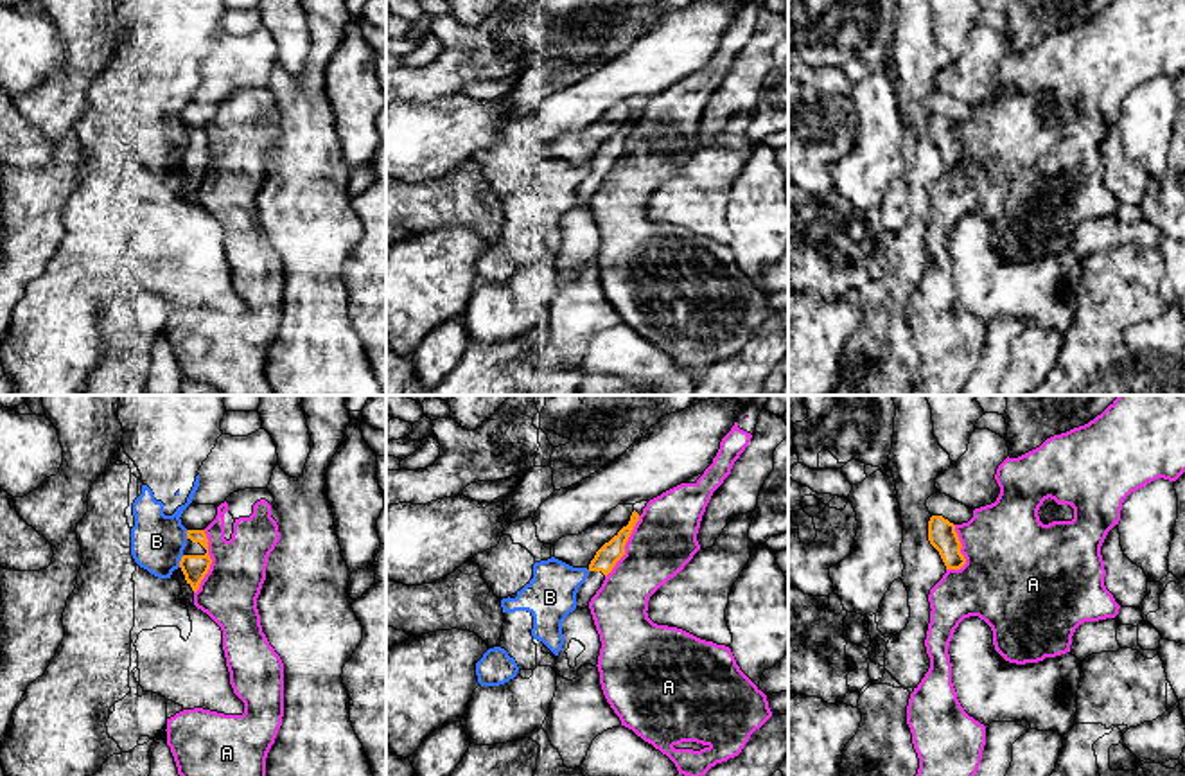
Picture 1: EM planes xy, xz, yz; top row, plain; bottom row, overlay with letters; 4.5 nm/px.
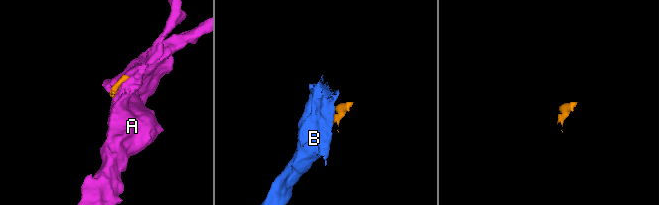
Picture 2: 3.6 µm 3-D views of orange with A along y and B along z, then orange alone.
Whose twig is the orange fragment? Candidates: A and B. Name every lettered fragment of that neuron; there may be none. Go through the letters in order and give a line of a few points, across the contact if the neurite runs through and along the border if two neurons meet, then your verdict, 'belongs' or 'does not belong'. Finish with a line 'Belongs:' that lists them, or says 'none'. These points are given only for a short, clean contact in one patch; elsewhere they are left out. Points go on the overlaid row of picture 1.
A: does not belong
B: xy (184, 555), (178, 566) | does not belong
Belongs: none

